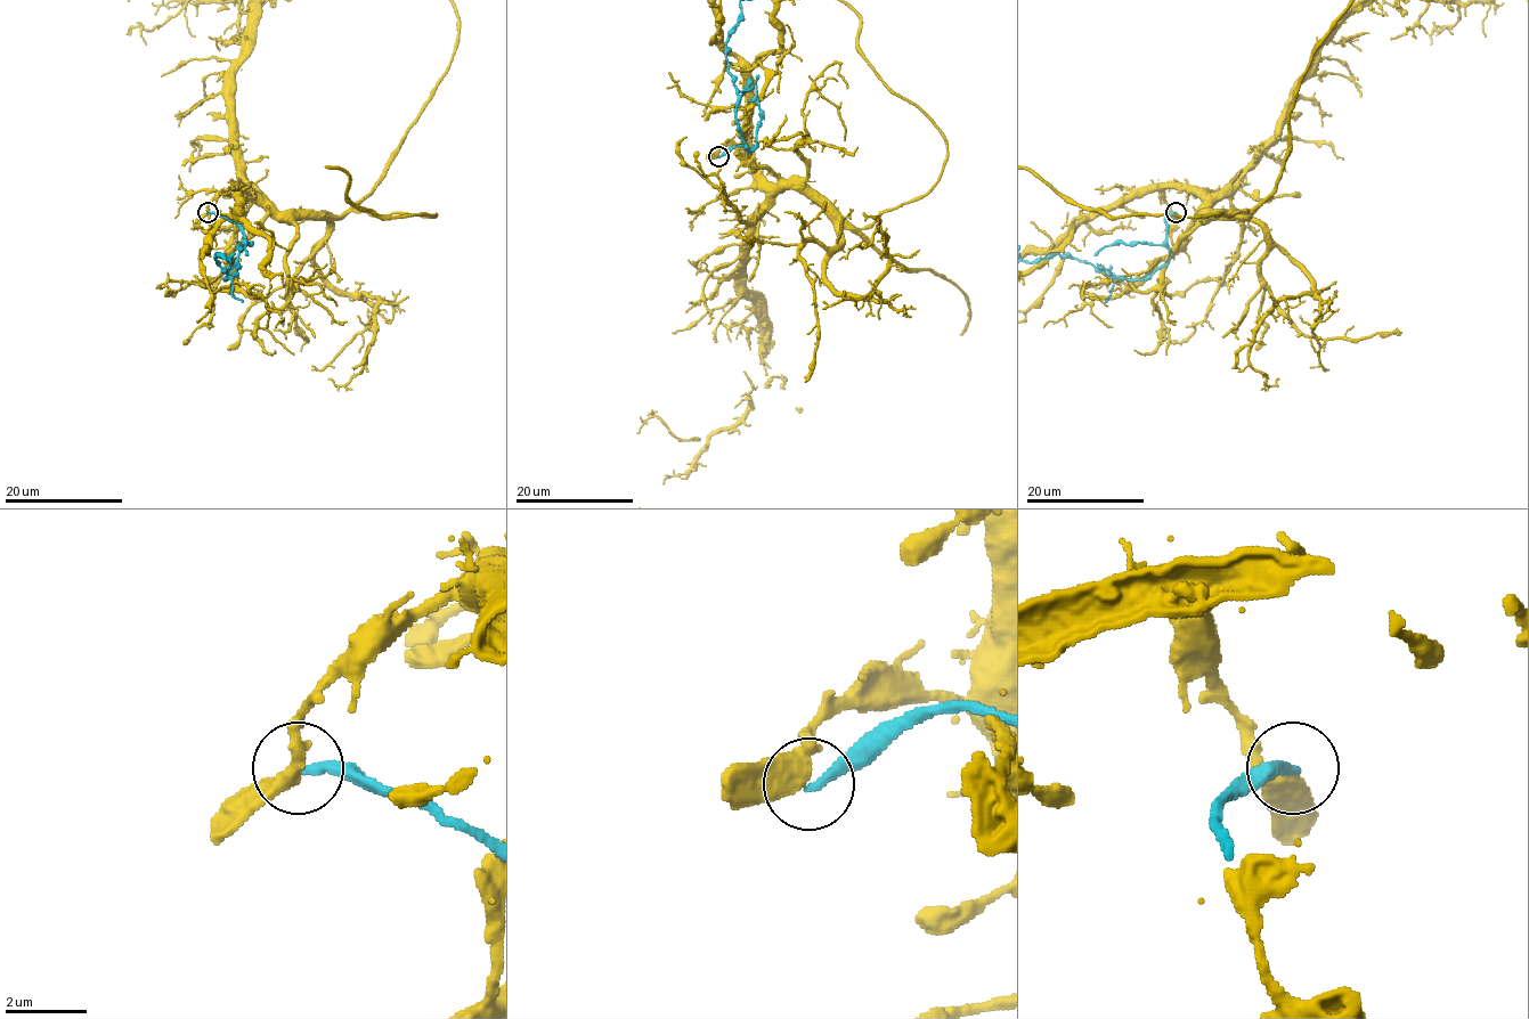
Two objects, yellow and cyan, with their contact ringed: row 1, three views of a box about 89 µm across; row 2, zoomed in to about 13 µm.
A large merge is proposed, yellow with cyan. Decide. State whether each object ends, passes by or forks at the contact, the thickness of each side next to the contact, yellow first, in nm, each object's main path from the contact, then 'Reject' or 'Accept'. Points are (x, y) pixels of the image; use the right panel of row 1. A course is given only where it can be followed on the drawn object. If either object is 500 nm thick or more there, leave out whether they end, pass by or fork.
At the ring yellow passes by. At the ring cyan ends. Thickness 440 nm (yellow) against 240 nm. Course of yellow: (1176, 213), (1166, 187), (1193, 192), (1208, 212), (1247, 211), (1105, 217), (1023, 168). Course of cyan: (1176, 212), (1165, 219), (1168, 261), (1141, 278), (1116, 278), (1090, 263), (1049, 254). Reject

